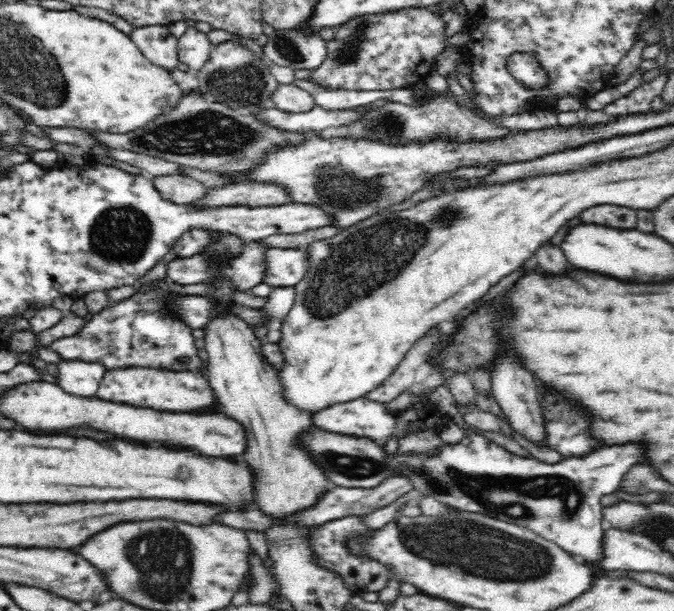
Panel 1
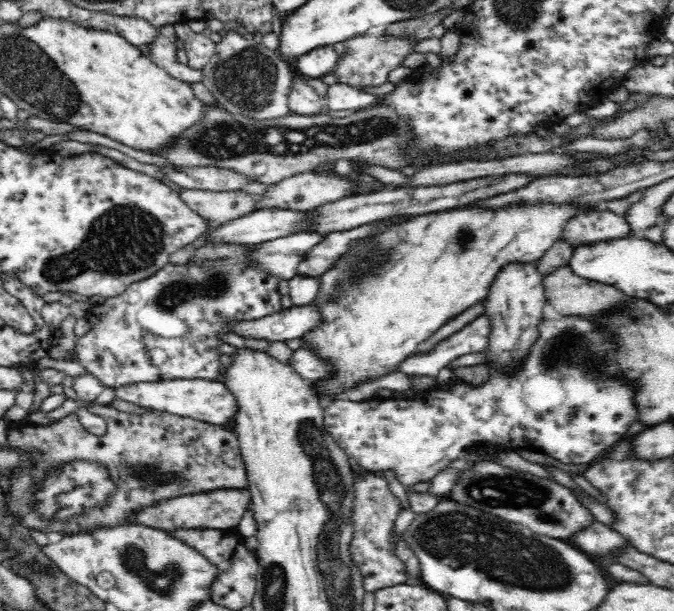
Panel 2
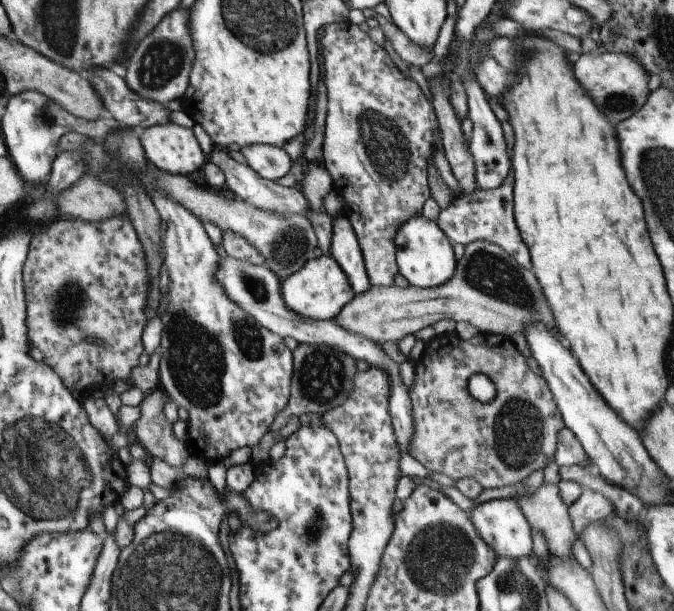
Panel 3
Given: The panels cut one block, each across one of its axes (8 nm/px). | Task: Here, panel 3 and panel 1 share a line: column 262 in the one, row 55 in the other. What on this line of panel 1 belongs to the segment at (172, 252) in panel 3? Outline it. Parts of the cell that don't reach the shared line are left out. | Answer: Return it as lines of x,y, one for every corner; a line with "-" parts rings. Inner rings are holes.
430,7
422,8
400,8
392,13
383,13
380,15
365,15
364,17
351,19
349,22
346,22
346,25
339,26
335,30
335,38
327,42
326,46
326,60
321,62
321,66
312,70
312,77
310,81
320,85
320,87
328,87
330,89
336,90
394,90
394,88
403,88
408,84
419,84
424,83
426,77
434,72
434,61
436,56
444,50
446,44
445,36
445,27
448,20
442,17
440,13
433,12

